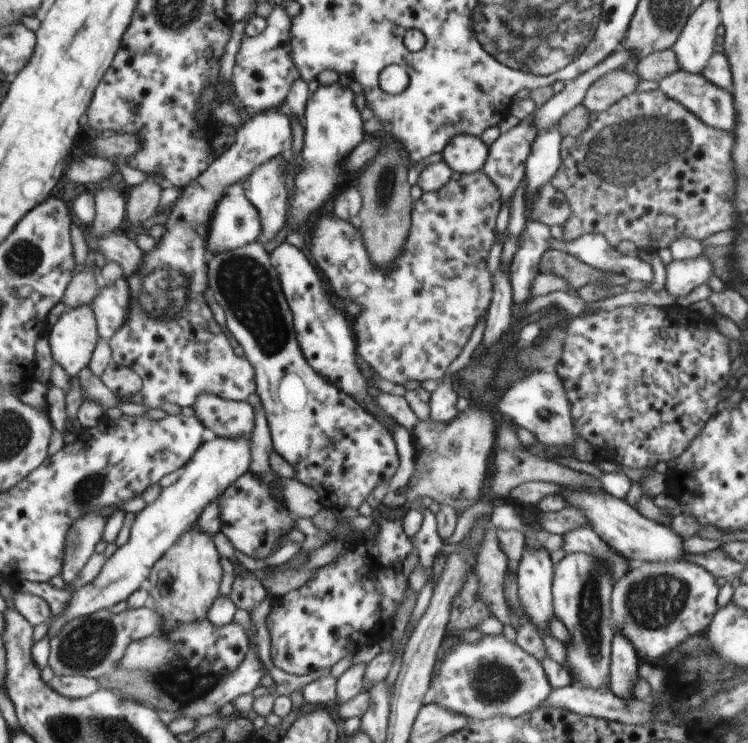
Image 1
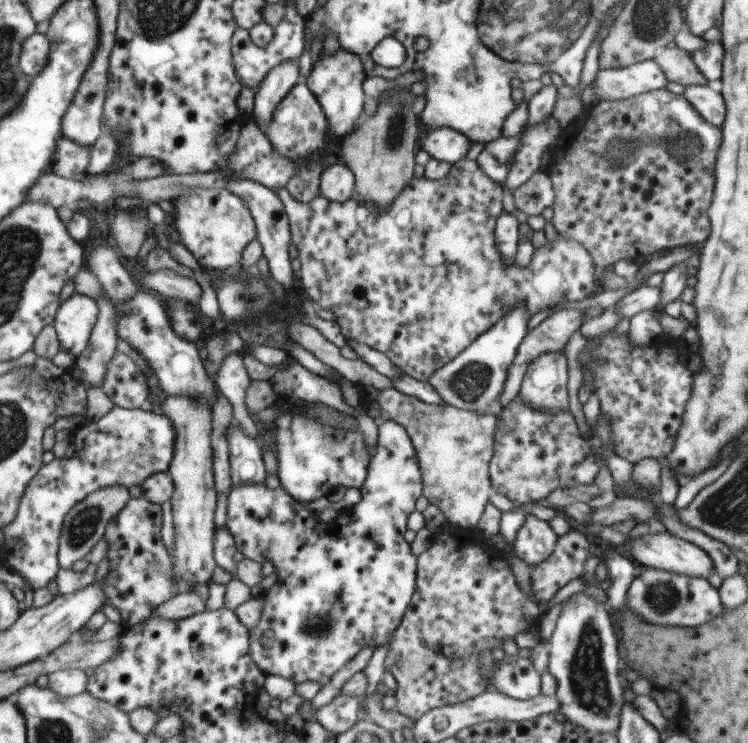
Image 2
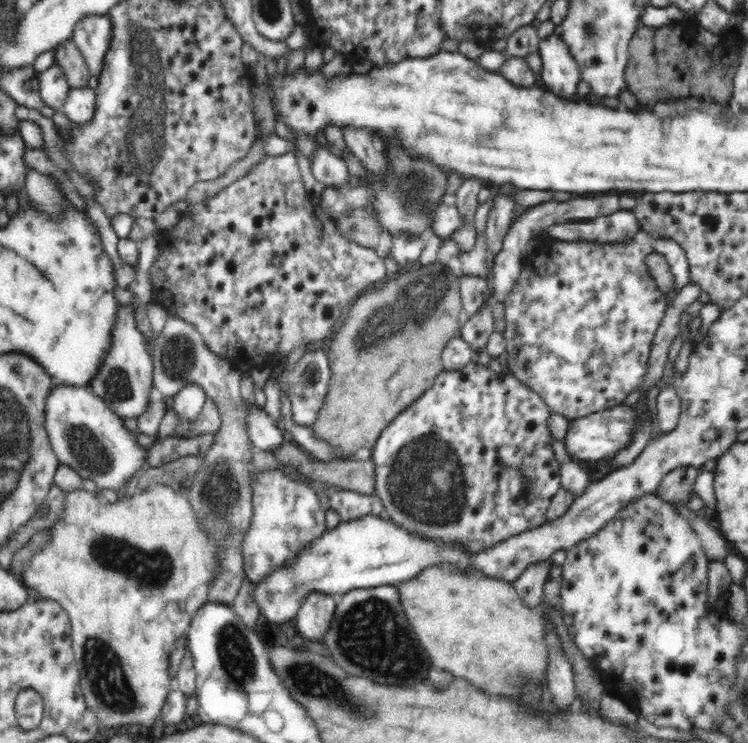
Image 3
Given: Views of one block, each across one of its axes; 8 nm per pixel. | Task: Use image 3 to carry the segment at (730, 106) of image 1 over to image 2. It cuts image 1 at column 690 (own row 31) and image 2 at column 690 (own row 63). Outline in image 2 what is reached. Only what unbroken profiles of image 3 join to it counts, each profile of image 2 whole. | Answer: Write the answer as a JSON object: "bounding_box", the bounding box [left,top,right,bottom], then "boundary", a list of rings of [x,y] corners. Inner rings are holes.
{"bounding_box":[683,85,725,128],"boundary":[[[709,85],[687,86],[683,95],[706,122],[721,128],[725,119],[725,105],[721,91],[713,90]]]}

